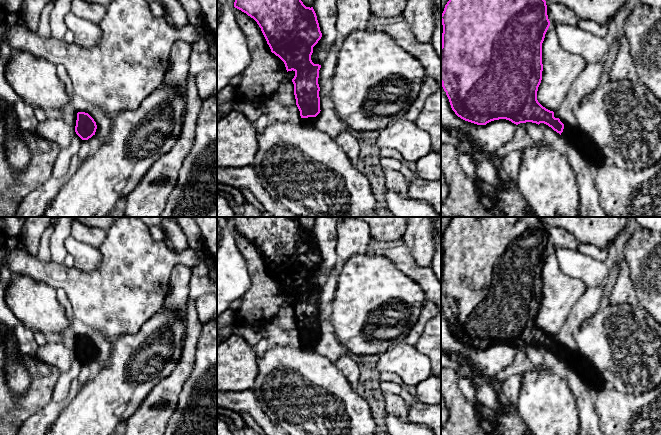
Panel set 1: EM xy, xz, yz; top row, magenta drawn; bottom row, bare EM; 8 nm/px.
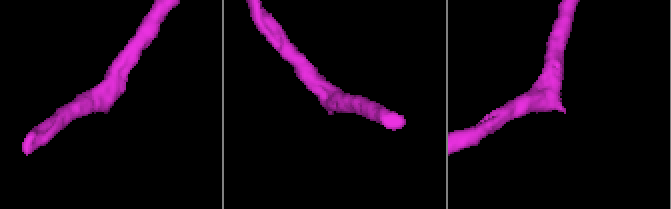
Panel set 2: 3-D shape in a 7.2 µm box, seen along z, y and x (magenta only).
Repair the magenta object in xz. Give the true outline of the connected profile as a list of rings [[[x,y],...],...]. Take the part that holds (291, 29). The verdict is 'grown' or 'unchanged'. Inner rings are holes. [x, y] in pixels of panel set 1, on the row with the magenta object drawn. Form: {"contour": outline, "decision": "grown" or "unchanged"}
{"contour": [[[235,0],[234,7],[246,13],[257,22],[271,52],[284,62],[287,72],[292,70],[295,72],[292,82],[294,84],[296,105],[300,111],[302,121],[304,123],[312,123],[321,111],[319,97],[320,87],[318,84],[321,65],[314,64],[311,60],[311,55],[313,53],[313,47],[322,37],[313,7],[306,7],[301,0]]], "decision": "grown"}

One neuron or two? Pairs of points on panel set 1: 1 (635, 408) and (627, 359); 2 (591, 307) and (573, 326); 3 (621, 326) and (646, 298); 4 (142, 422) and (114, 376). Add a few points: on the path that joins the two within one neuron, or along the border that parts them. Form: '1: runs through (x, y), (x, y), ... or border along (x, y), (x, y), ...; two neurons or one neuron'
1: border along (610, 387), (627, 392), (644, 393), (650, 391); two neurons
2: runs through (586, 311), (576, 321); one neuron
3: border along (637, 303), (650, 315); two neurons
4: border along (149, 391), (144, 400), (124, 420); two neurons

